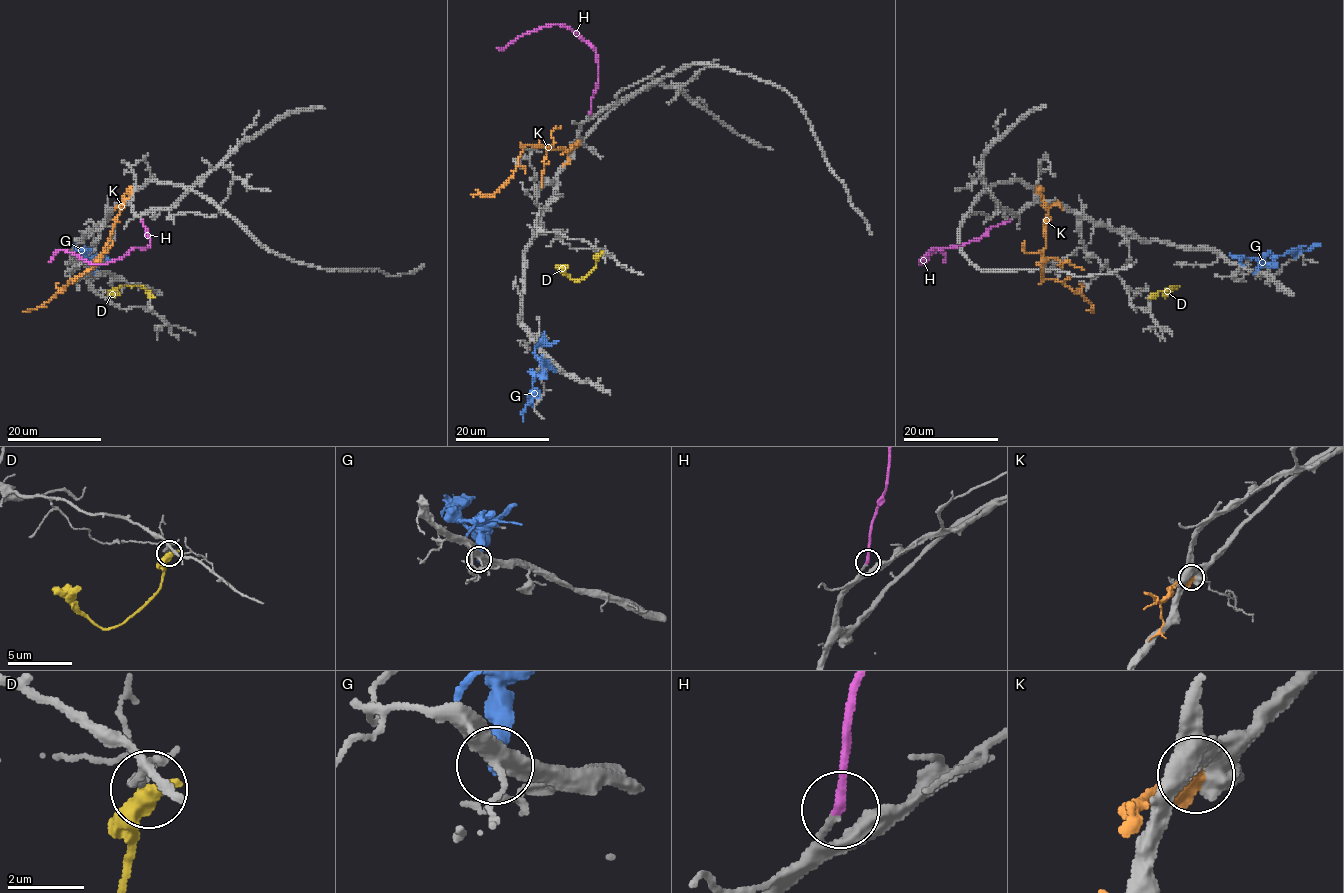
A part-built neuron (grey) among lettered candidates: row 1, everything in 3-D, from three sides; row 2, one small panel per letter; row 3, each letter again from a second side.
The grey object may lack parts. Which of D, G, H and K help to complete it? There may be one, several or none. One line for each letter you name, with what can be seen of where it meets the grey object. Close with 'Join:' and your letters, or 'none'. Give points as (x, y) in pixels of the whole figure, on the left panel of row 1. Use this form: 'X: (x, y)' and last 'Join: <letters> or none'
H: (142, 221)
Join: H

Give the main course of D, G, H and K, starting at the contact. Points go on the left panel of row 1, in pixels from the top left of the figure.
D: (151, 297), (148, 291), (139, 286), (127, 285), (119, 286), (108, 294)
G: (93, 272), (93, 262), (85, 252), (74, 247), (75, 243)
H: (142, 221), (149, 238), (148, 247), (132, 248), (121, 258), (106, 264), (92, 264), (60, 251), (49, 262)
K: (131, 189), (125, 195), (124, 206), (102, 255), (62, 291), (36, 308), (23, 312)

